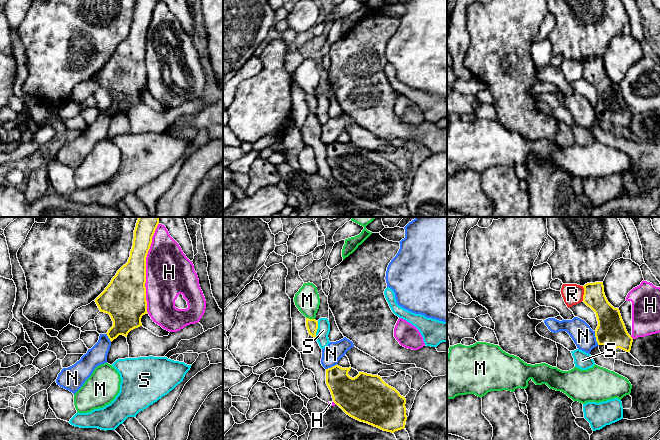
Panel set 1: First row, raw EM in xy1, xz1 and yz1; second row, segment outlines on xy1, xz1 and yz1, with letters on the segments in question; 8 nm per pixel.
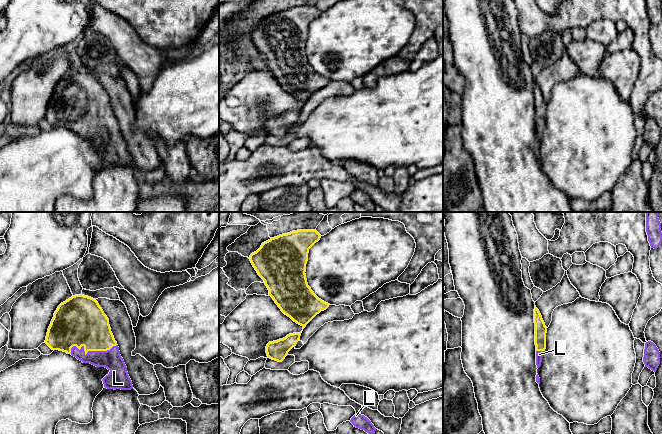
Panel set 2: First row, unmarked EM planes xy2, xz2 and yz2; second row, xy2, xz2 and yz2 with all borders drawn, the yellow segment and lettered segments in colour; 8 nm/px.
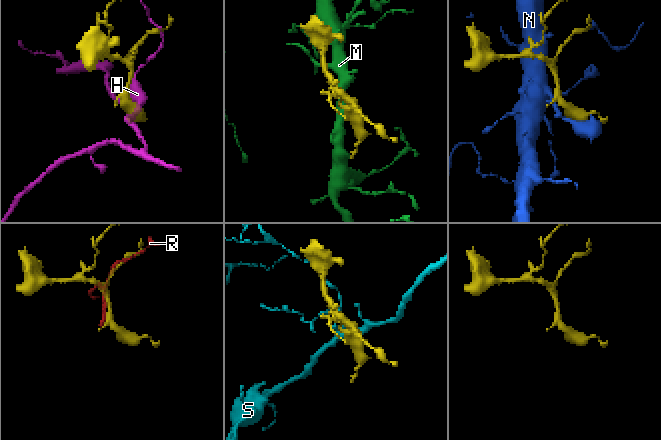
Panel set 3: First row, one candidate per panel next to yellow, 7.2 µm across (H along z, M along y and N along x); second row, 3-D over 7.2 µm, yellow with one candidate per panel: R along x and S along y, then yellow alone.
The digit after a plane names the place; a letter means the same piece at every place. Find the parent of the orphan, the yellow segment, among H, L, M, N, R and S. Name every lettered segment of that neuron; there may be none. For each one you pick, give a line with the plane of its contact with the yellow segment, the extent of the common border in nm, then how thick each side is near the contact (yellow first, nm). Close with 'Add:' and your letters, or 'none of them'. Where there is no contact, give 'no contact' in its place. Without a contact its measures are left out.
L: meets yellow in xy2; contact 380 nm long; 400 nm thick on the yellow side, 160 nm on the other
Add: L

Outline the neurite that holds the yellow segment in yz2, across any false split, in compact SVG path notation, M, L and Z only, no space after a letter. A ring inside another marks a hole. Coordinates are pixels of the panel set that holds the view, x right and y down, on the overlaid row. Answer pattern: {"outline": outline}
{"outline": "M534 309L534 323L535 323L535 345L536 345L536 365L537 368L541 366L542 357L546 349L546 333L547 327L542 319L539 310Z"}

